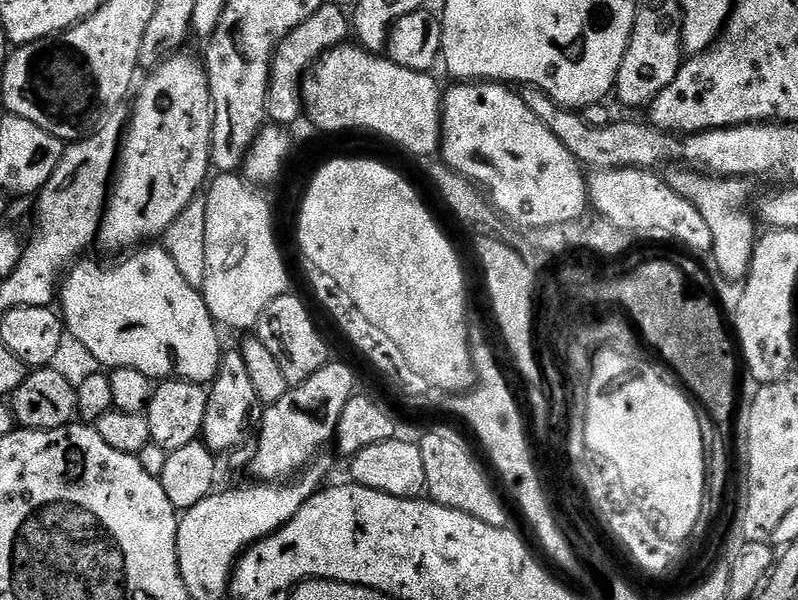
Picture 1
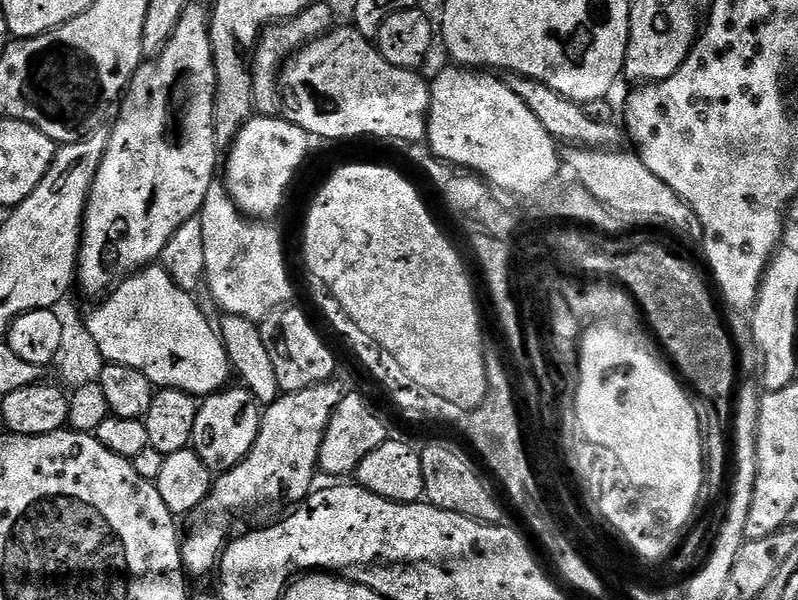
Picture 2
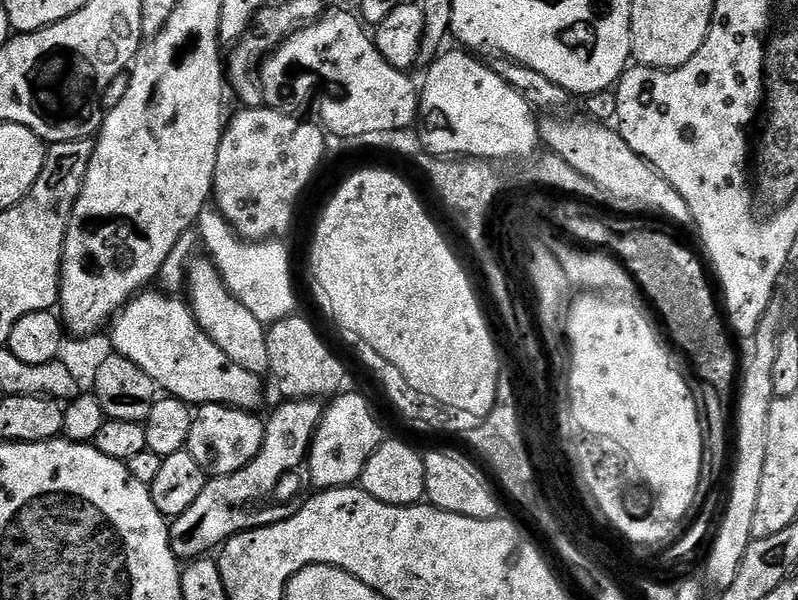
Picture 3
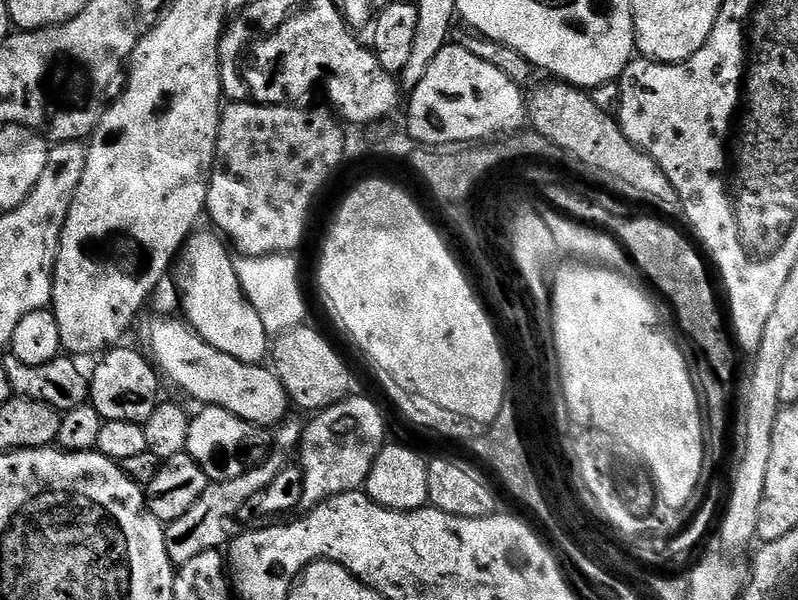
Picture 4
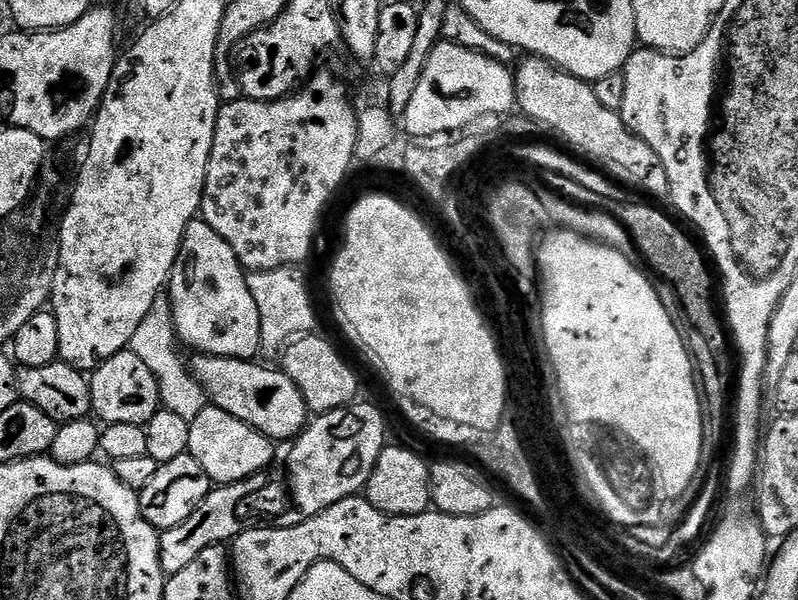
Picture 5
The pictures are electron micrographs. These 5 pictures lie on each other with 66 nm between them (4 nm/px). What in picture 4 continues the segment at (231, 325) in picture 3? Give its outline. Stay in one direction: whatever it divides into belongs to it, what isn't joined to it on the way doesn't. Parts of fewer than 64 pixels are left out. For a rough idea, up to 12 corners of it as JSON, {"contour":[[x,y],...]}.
{"contour":[[215,231],[174,265],[183,319],[203,340],[264,364],[270,334]]}

